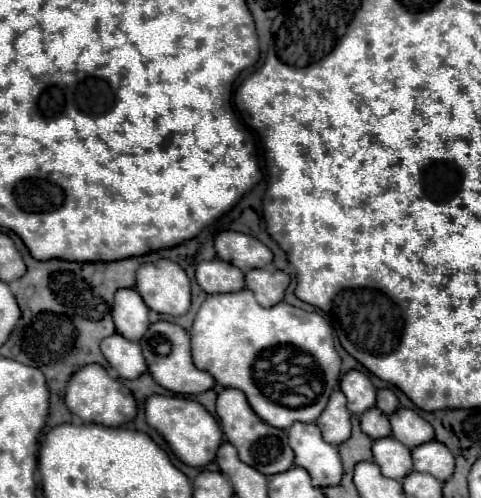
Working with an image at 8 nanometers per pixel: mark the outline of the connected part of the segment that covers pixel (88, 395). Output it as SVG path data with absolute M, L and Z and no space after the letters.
M102 365L80 367L68 383L64 403L80 419L84 419L88 423L98 423L104 427L120 427L124 423L130 423L130 421L134 421L136 411L138 411L132 393L118 379L110 377Z

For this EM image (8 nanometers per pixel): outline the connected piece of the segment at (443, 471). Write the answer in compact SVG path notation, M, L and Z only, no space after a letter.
M430 441L412 449L414 469L434 475L440 481L446 481L454 473L454 457L446 445L440 441Z

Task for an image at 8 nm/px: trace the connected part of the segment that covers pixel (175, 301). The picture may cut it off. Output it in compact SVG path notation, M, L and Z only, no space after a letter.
M170 259L140 265L136 291L144 303L160 315L178 317L190 309L190 279L184 269Z

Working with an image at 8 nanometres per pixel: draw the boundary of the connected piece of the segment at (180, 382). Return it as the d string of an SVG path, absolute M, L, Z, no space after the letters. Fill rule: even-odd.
M168 321L152 323L148 333L142 337L140 345L142 345L144 357L146 357L146 363L148 363L148 371L152 373L156 383L162 385L164 389L174 391L174 393L182 393L182 395L196 395L196 393L204 393L204 391L214 387L214 377L210 373L194 367L192 355L190 355L190 335L180 325L168 323ZM160 339L170 343L170 353L168 355L158 355L156 353L156 343Z

